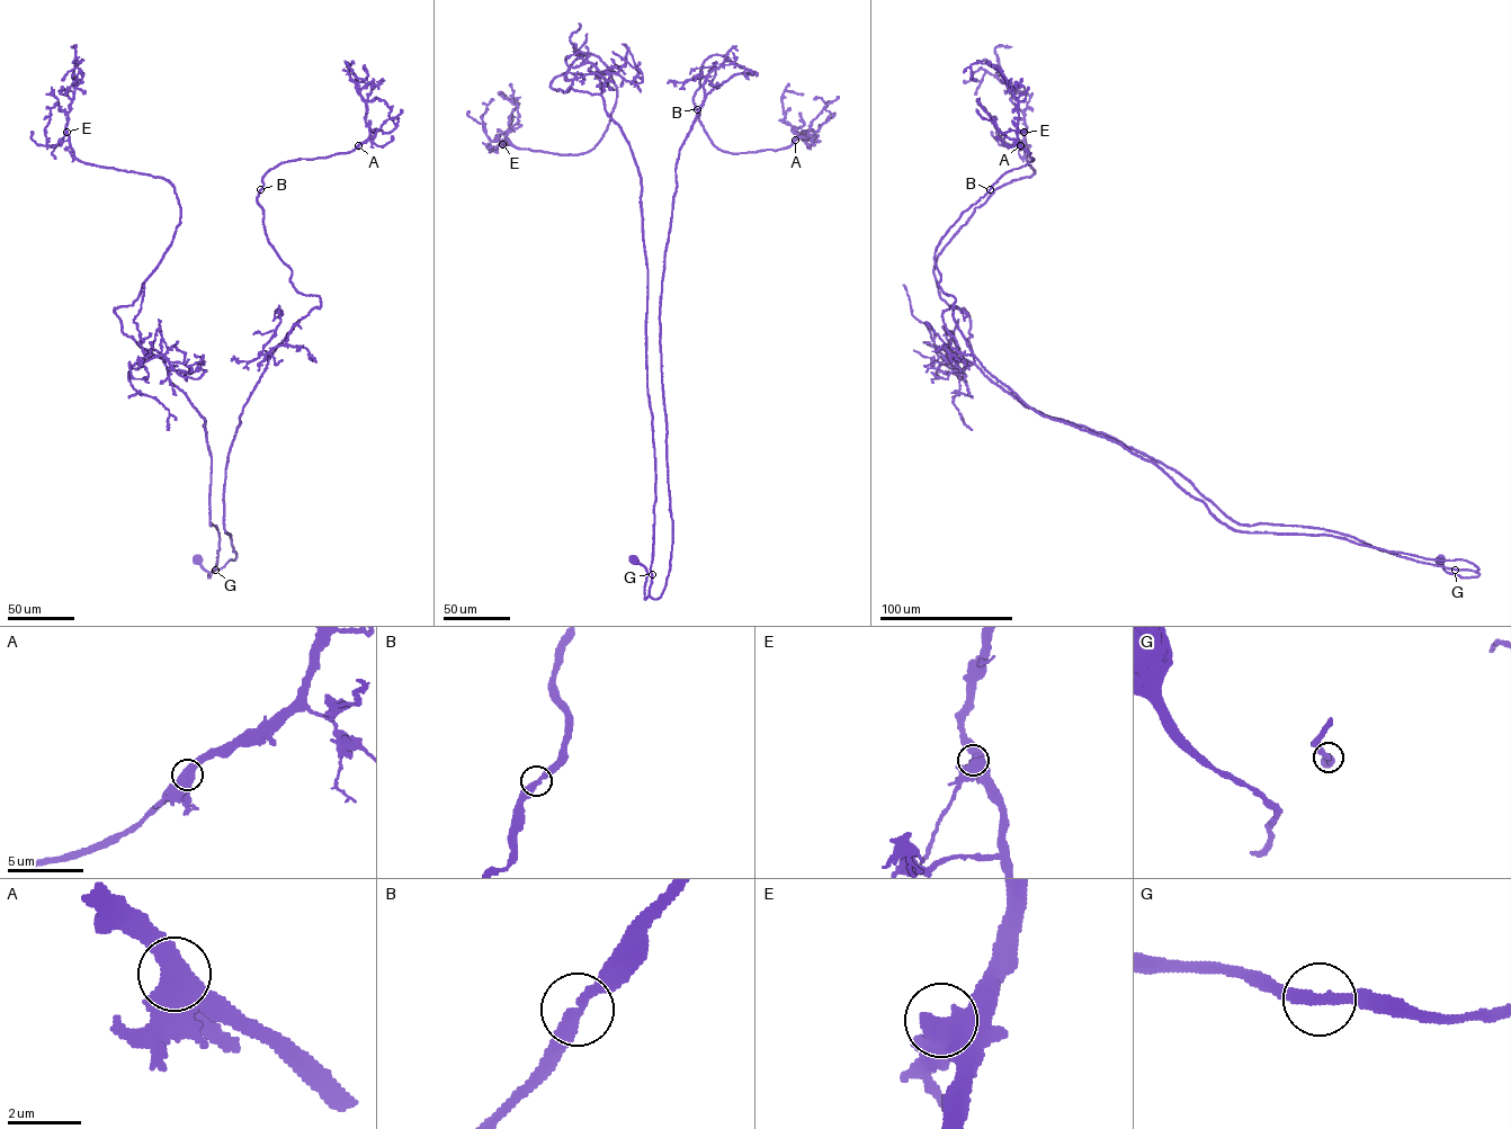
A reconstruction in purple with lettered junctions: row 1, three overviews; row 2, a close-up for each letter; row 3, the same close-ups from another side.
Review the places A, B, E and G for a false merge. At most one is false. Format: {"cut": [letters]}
{"cut": []}

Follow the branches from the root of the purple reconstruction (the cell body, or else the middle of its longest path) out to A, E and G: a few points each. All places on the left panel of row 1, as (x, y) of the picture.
A: (197, 558), (209, 578), (237, 558), (223, 498), (239, 417), (321, 305), (268, 240), (262, 178), (358, 145)
E: (197, 558), (209, 578), (204, 420), (114, 311), (171, 243), (177, 194), (79, 161), (66, 132)
G: (197, 558), (211, 574), (208, 578), (215, 570)

